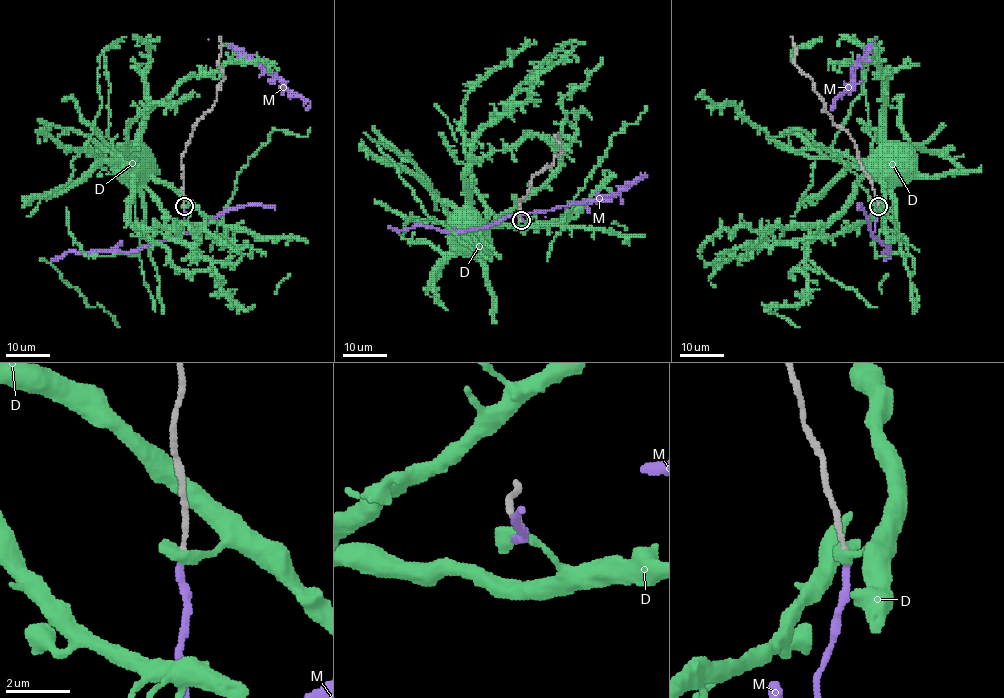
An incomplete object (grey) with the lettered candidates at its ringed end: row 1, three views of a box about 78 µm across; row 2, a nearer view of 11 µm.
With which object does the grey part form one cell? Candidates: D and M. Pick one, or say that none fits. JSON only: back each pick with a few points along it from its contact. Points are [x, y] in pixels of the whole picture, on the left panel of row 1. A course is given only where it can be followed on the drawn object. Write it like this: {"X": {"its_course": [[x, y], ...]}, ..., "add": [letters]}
{"add": ["M"]}

